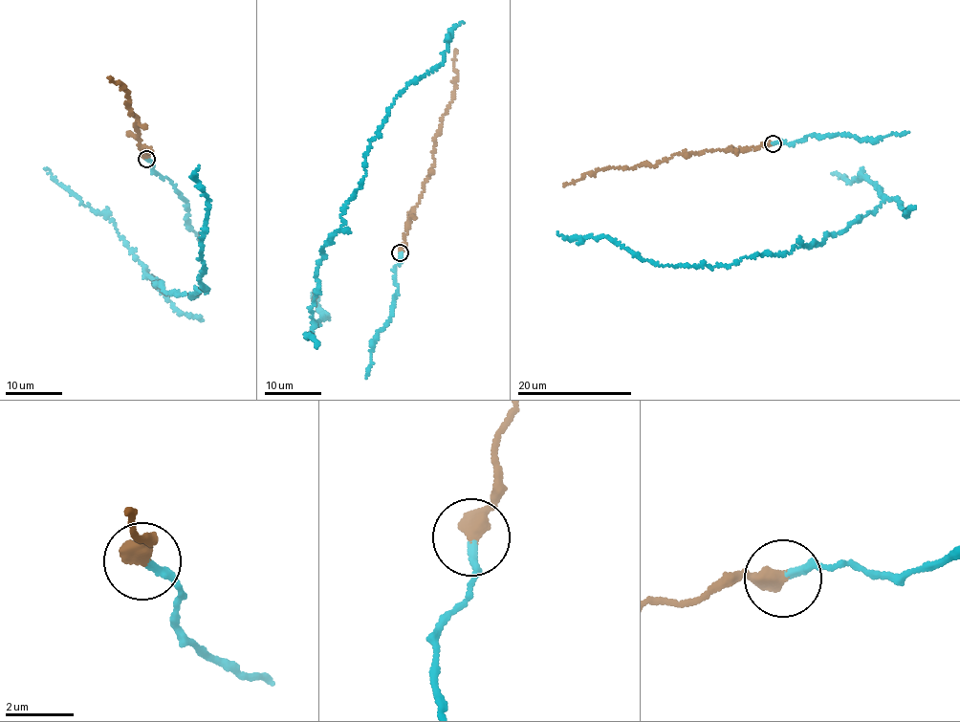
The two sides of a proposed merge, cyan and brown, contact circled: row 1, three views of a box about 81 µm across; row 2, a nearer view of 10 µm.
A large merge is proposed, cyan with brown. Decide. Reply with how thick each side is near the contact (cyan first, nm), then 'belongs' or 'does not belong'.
200 nm thick on the cyan side, 500 nm on the other; belongs

